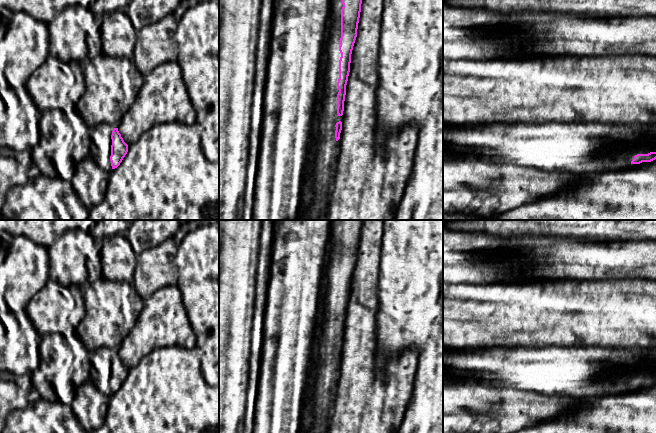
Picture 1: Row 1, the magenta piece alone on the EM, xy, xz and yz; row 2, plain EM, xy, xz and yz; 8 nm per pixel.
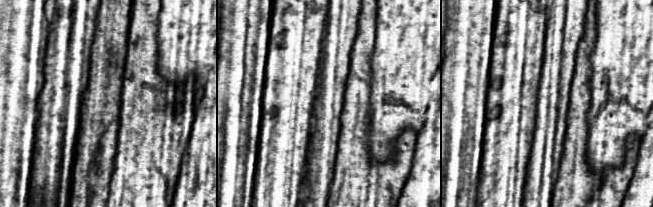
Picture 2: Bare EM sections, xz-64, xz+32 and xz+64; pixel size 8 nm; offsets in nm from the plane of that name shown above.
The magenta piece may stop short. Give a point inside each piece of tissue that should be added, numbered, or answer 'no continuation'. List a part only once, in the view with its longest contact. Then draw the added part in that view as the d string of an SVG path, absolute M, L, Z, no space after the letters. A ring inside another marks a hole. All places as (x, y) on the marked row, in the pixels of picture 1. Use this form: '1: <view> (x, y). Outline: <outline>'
1: xz (325, 160). Outline: M332 0L329 35L325 43L325 85L317 123L317 150L313 163L313 200L307 209L305 220L320 220L324 216L340 151L340 139L337 141L335 138L335 125L342 122L342 116L337 114L342 7L342 0Z

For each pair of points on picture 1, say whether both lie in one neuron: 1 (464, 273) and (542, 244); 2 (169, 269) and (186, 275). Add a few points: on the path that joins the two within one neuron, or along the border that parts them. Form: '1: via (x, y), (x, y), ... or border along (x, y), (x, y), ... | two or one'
1: via (483, 259), (494, 259), (509, 254), (523, 254) | one
2: border along (177, 248), (175, 255), (177, 268), (176, 284) | two

